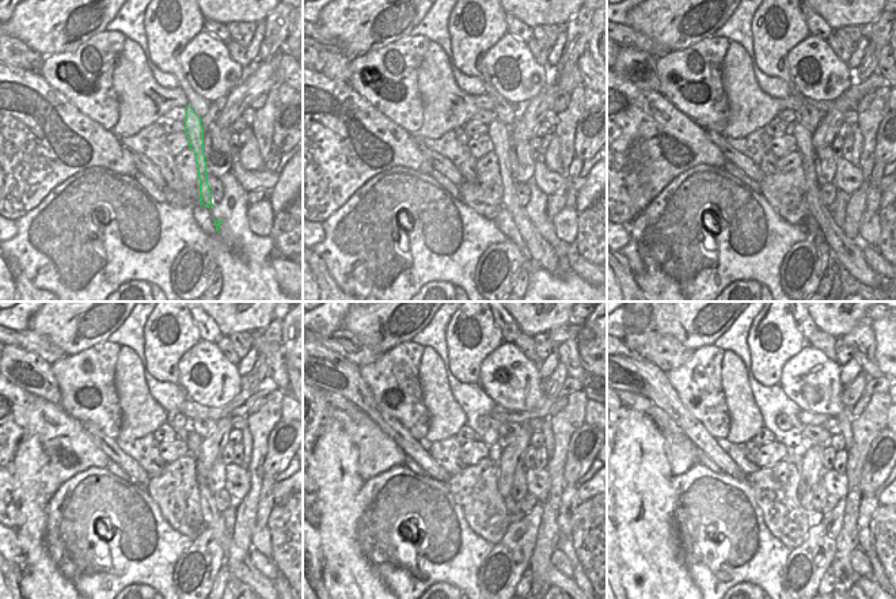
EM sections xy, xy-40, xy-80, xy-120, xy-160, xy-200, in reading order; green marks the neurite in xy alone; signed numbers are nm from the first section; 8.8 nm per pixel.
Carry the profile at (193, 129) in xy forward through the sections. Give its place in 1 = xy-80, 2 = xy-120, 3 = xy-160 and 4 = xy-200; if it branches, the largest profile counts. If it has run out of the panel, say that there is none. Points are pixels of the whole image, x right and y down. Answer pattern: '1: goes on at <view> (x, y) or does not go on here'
1: goes on at xy-80 (847, 253)
2: goes on at xy-120 (242, 575)
3: goes on at xy-160 (545, 575)
4: goes on at xy-200 (845, 577)

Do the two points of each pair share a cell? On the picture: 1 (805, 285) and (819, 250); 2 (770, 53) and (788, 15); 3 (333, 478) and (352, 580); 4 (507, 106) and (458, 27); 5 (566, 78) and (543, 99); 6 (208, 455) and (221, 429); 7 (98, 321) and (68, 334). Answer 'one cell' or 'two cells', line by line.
1: one cell
2: one cell
3: one cell
4: one cell
5: one cell
6: one cell
7: one cell

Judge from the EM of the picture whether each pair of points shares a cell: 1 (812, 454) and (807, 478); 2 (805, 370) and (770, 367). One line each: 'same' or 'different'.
1: same
2: different

